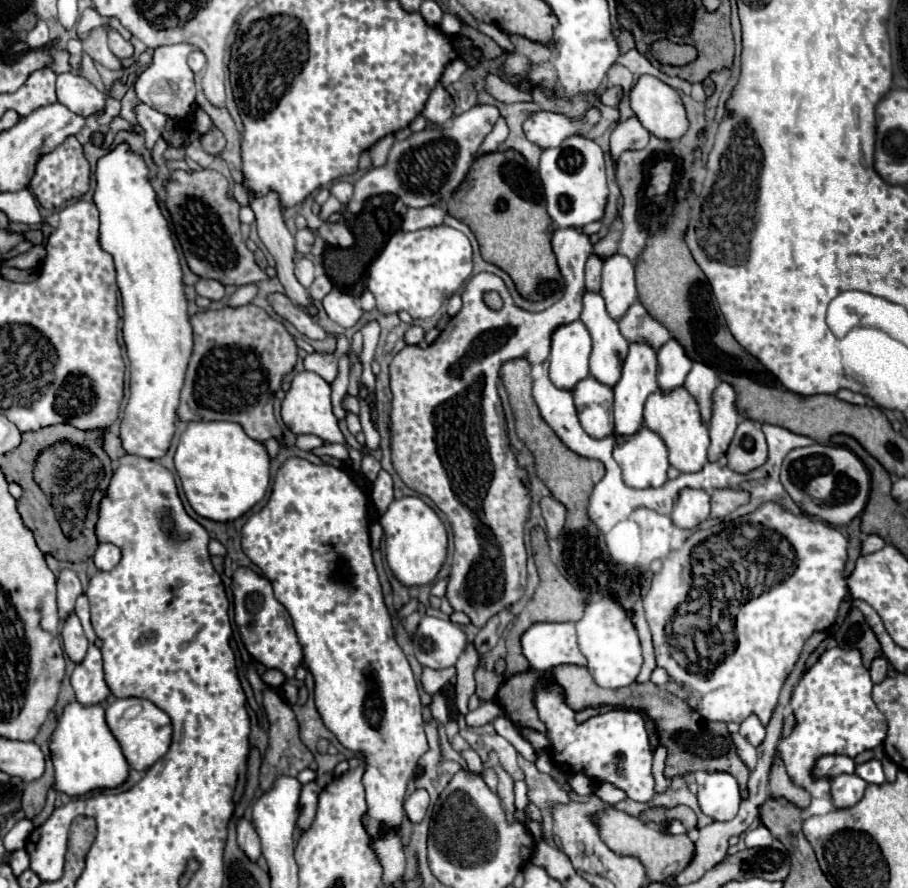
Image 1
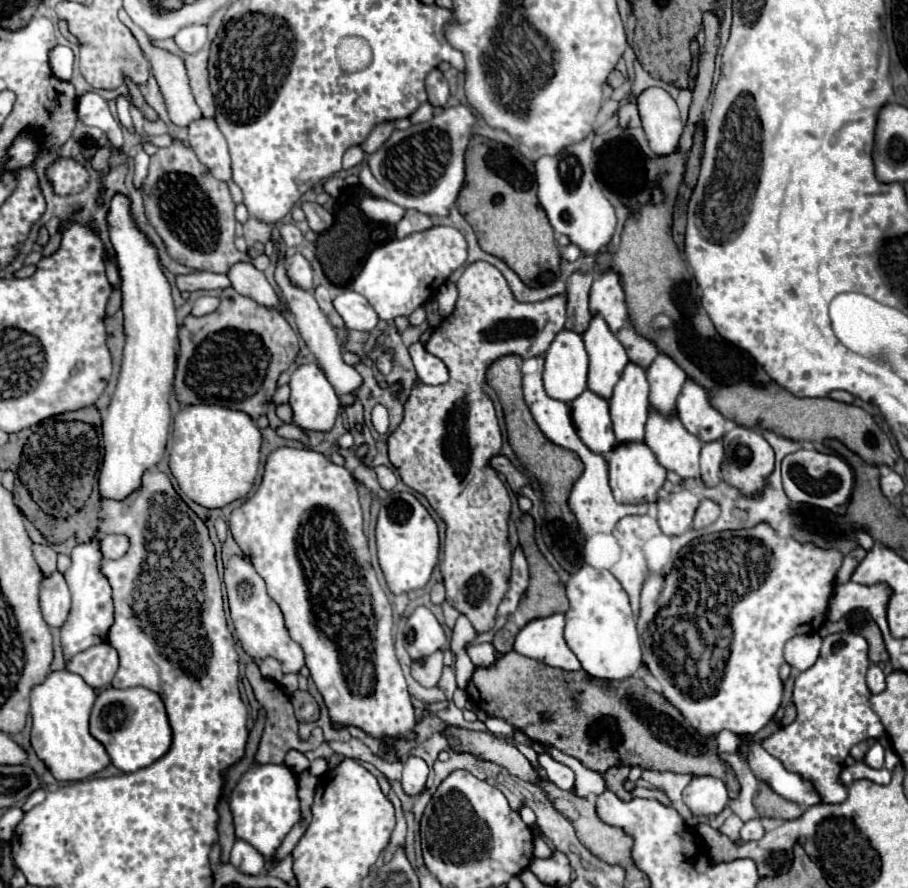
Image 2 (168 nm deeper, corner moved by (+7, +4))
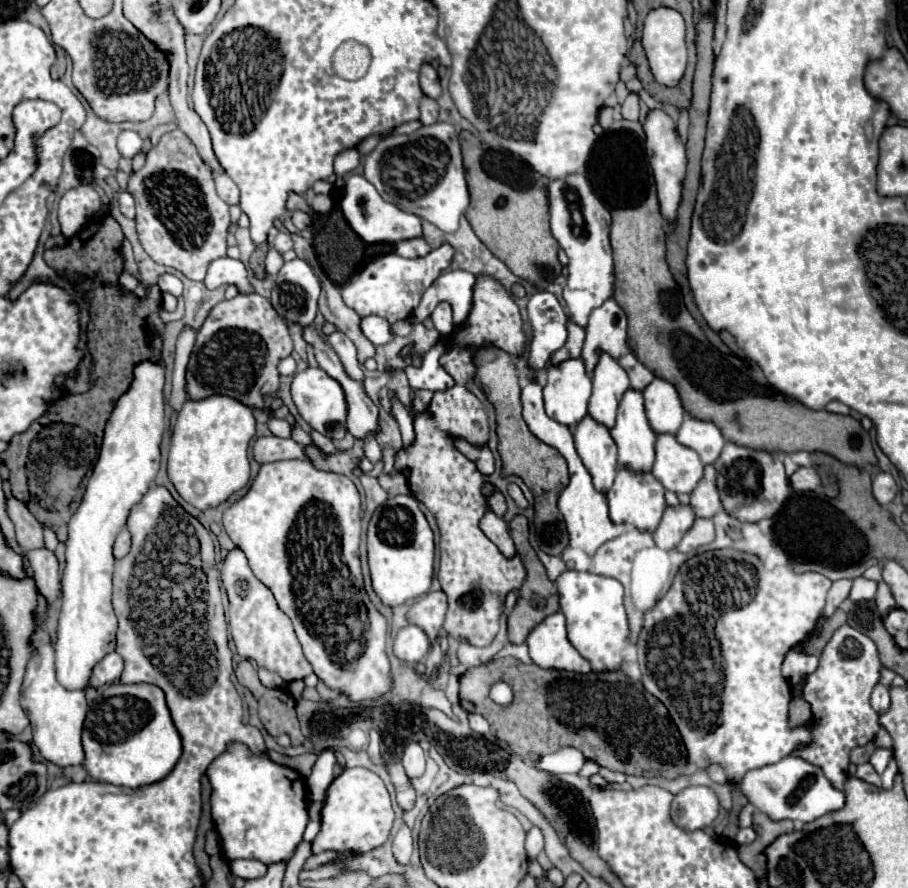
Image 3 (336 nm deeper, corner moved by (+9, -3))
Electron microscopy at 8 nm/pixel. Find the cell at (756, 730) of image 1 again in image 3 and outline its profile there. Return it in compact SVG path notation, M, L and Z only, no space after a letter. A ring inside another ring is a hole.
M786 756L784 760L750 770L742 782L740 792L748 798L748 802L758 810L770 816L772 820L800 820L812 822L828 812L836 812L844 806L844 792L836 790L830 780L824 776L820 766L808 764L800 756Z

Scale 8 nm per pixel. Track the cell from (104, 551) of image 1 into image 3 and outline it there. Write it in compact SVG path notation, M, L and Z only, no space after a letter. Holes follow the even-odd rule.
M122 530L116 538L116 544L114 544L114 558L122 558L130 552L130 532L128 530Z

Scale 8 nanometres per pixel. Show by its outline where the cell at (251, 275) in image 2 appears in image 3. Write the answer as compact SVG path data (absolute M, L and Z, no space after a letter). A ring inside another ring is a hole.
M232 258L212 260L212 264L208 266L204 284L208 288L218 288L222 284L234 284L242 294L254 292L250 282L248 282L248 270L246 270L246 266L240 260L232 260Z

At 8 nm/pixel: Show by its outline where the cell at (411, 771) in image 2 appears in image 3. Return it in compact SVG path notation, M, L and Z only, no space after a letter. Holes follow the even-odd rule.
M410 742L406 748L404 748L404 768L406 768L406 774L410 778L418 778L424 768L426 768L426 756L424 756L424 750L420 748L418 742Z

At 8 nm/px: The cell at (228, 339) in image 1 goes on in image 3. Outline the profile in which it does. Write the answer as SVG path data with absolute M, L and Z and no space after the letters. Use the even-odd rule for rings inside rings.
M238 294L232 300L222 300L220 304L216 304L204 326L200 328L200 332L196 334L196 346L188 364L188 372L186 372L186 380L188 380L188 396L192 400L202 400L208 398L212 394L226 394L232 396L236 400L240 400L246 406L254 406L254 408L264 408L262 398L266 394L274 396L278 386L280 386L280 374L278 374L278 360L290 356L292 352L292 338L288 334L288 326L286 322L276 314L276 310L272 308L270 300L258 294Z

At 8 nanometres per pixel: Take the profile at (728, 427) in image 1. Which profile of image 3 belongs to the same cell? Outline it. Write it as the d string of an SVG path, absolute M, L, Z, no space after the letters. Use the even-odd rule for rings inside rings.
M706 466L704 478L698 482L696 490L692 492L690 508L698 518L712 518L716 512L722 510L722 502L716 490L716 472L712 466Z

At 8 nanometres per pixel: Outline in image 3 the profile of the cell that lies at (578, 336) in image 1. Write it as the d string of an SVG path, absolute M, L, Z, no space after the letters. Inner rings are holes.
M566 360L560 366L550 366L544 384L546 414L568 426L576 428L588 414L588 398L592 392L592 380L584 370L584 362Z

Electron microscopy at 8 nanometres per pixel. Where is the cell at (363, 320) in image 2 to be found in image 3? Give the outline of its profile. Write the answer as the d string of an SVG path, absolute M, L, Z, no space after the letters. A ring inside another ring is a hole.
M368 316L368 318L362 318L362 332L364 336L376 344L376 346L382 346L382 344L388 344L392 342L394 338L394 332L392 332L392 326L388 320L380 318L380 316Z

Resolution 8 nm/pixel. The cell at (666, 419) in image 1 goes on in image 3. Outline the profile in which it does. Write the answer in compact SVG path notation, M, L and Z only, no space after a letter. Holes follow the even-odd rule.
M660 434L656 438L656 462L652 474L666 490L674 494L692 494L704 476L704 464L694 450L678 444L674 436Z

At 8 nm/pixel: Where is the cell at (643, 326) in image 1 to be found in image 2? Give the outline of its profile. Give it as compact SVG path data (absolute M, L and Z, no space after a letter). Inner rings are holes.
M628 319L628 325L622 327L622 329L616 333L616 337L618 337L618 341L624 345L630 361L634 361L634 363L638 363L638 365L642 365L642 367L648 367L648 365L654 361L654 357L658 355L656 345L654 345L650 339L642 337L642 335L634 329L634 325L630 323L630 319Z

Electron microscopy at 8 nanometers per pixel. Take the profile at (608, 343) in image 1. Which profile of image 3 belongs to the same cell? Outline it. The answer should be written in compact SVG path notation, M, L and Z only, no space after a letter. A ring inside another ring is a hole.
M600 354L600 362L592 374L592 396L588 404L588 414L606 428L612 428L616 422L616 410L630 388L628 374L620 364L608 354Z

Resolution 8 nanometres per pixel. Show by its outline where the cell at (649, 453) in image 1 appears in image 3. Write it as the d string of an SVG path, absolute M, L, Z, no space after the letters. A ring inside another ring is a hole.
M626 468L618 470L614 486L606 492L606 500L610 506L610 516L614 524L632 524L640 532L654 532L660 524L662 512L666 508L664 502L664 486L652 474L634 474Z

